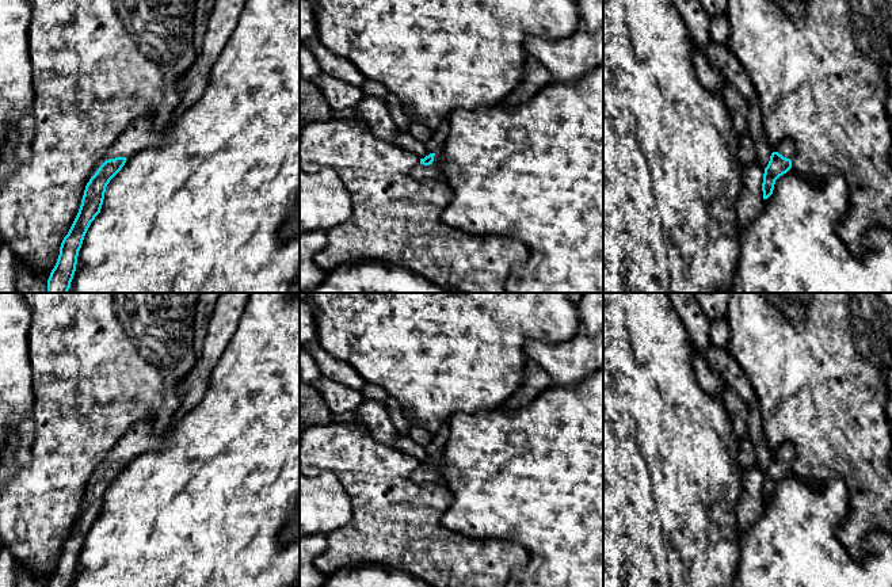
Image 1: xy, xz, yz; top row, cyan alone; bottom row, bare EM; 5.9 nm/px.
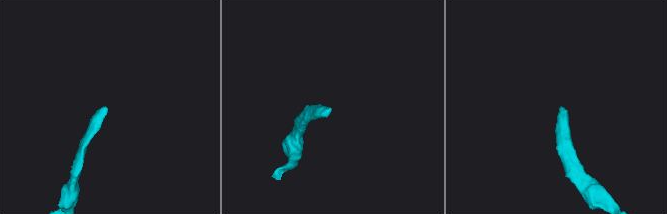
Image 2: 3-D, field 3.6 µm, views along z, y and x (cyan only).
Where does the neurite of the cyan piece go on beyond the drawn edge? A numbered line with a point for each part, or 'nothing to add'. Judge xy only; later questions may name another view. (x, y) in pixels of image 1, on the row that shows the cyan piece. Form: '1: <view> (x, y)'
1: xy (140, 134)

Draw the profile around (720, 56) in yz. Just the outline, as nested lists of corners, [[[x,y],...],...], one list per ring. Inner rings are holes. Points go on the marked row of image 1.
[[[709,39],[705,54],[714,69],[717,69],[725,81],[733,84],[736,91],[750,102],[755,95],[755,88],[746,73],[743,65],[731,52],[728,45]]]

